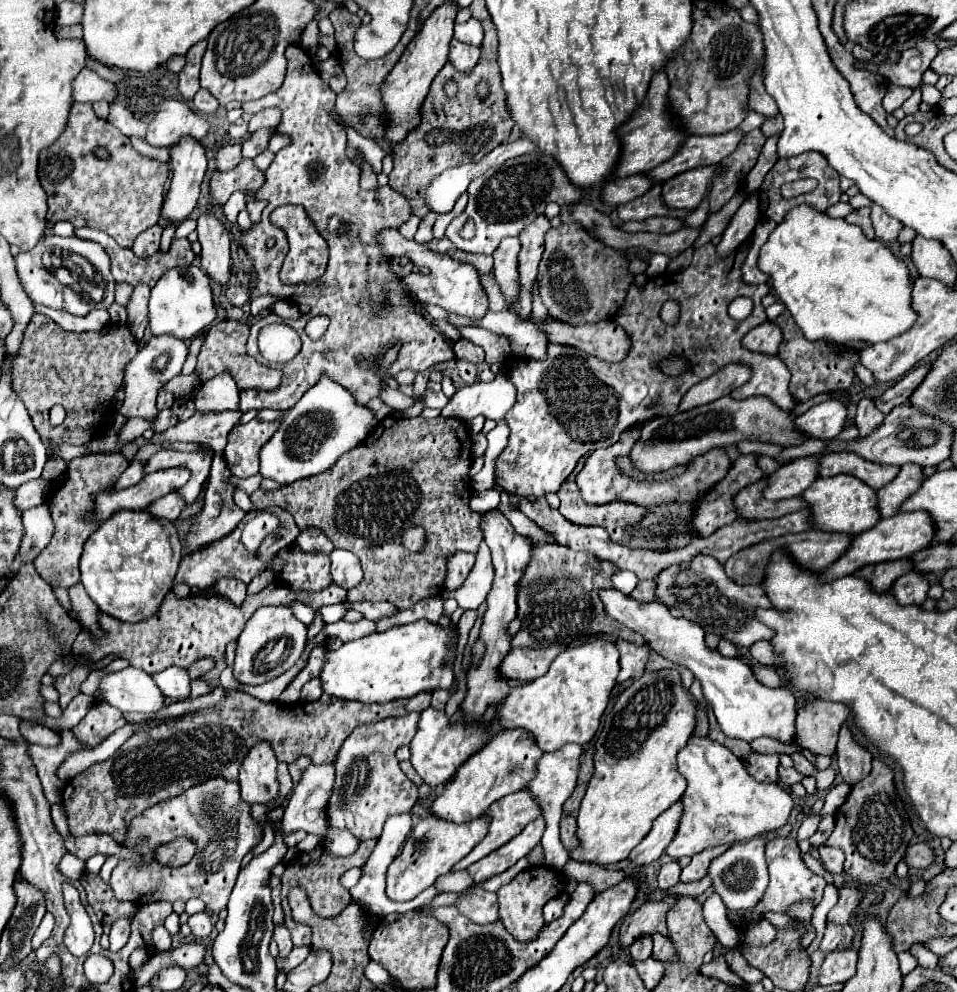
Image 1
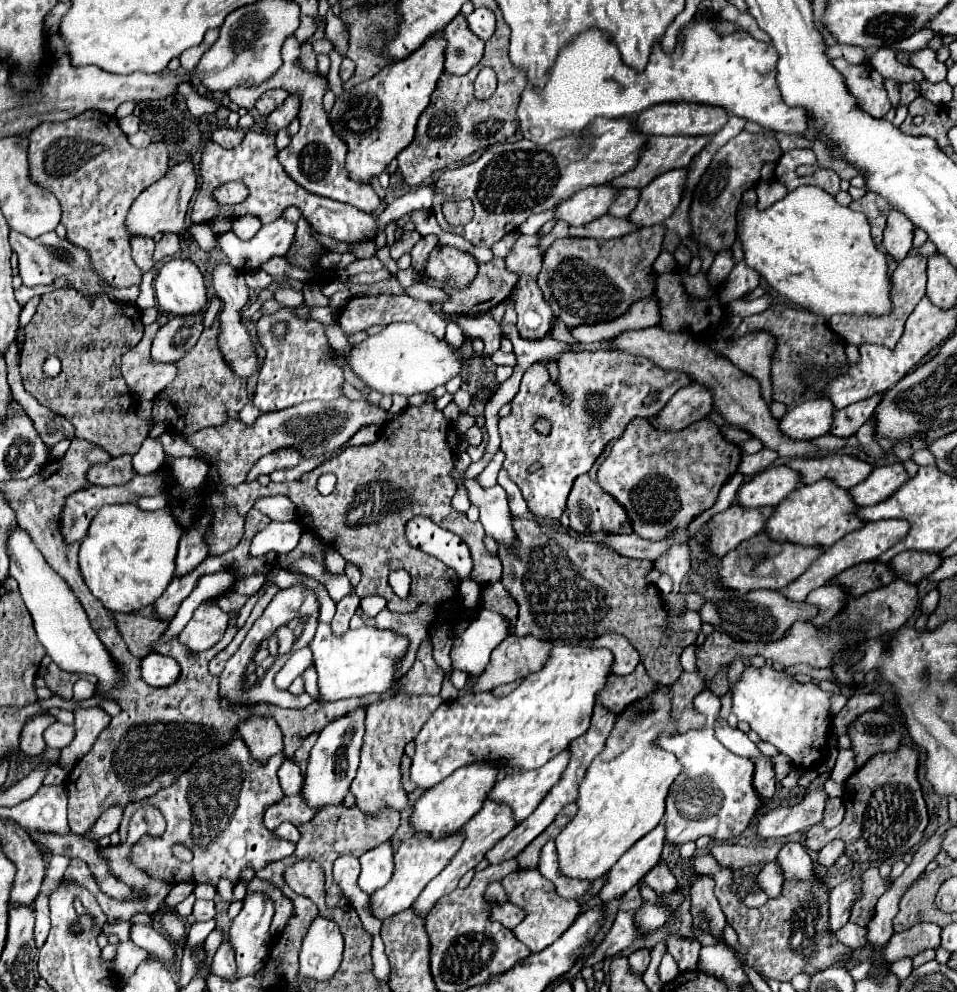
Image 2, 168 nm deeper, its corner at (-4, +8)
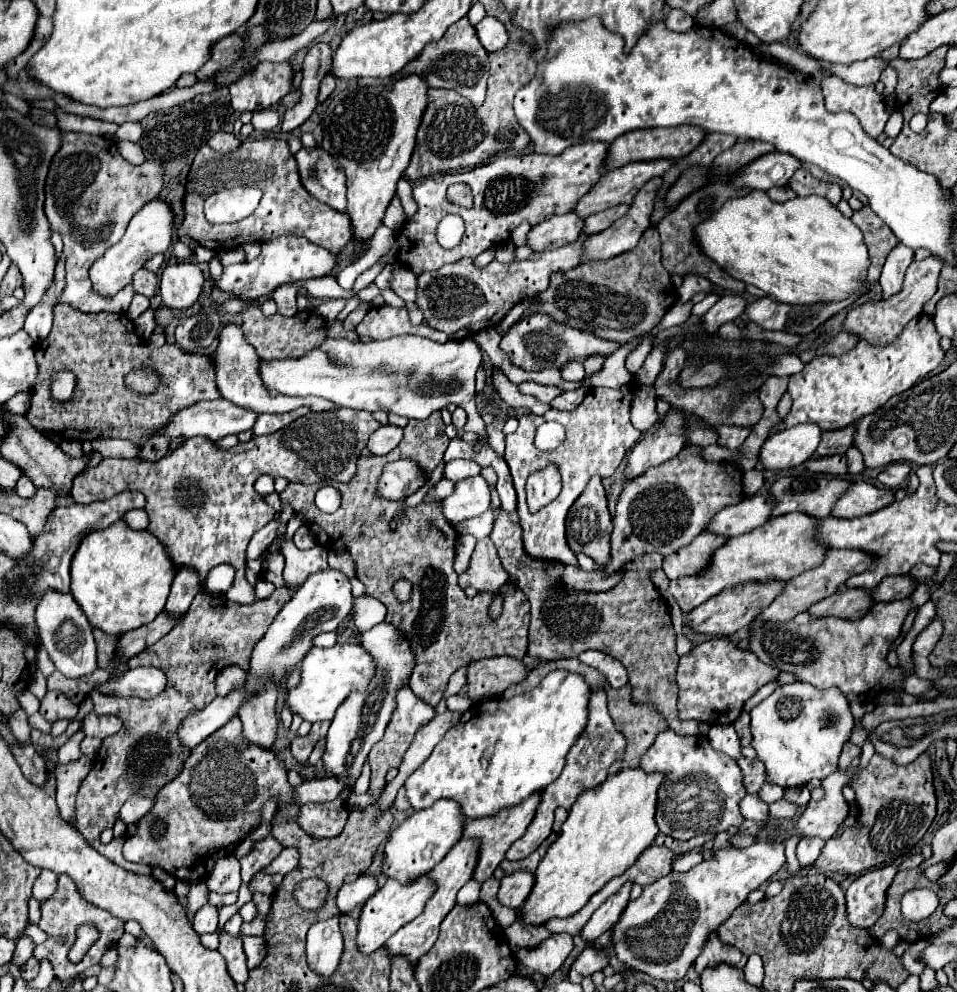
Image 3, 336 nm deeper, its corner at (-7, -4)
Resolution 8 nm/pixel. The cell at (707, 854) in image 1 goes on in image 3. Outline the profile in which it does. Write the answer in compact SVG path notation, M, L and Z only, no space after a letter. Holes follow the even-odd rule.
M713 933L709 937L709 943L705 945L705 951L697 957L695 961L695 971L697 975L703 973L703 969L707 967L717 967L719 963L727 963L731 967L737 967L737 969L743 969L745 963L747 963L747 957L741 955L741 951L737 951L735 947L725 947L717 935Z

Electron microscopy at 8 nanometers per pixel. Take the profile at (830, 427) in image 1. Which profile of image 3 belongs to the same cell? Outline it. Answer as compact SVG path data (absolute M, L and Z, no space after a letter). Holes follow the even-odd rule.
M813 423L797 425L779 433L773 433L761 447L759 461L767 471L781 471L805 463L817 443L821 441L821 429Z

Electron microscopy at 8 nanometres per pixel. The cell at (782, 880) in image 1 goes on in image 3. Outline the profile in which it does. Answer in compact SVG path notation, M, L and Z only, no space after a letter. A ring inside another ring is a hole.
M803 837L797 845L797 859L803 867L813 865L815 859L821 855L821 849L825 845L825 839L819 837Z

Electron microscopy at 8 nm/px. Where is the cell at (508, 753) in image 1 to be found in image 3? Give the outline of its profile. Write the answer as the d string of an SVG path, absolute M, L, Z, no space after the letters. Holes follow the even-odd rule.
M435 803L425 811L415 811L407 817L389 837L383 849L383 867L381 873L397 879L399 883L413 883L421 875L427 875L443 857L445 853L461 839L461 823L457 823L457 807L453 803Z

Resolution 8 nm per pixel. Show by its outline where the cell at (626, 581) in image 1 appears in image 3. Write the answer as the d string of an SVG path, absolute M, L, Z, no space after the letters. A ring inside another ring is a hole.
M789 513L781 517L771 517L765 525L757 527L751 533L741 537L731 537L729 543L715 549L709 559L709 565L701 571L701 575L685 575L673 579L669 583L669 593L679 603L681 611L693 611L707 599L719 595L725 589L745 585L751 581L769 583L769 581L789 581L795 575L801 575L807 569L817 567L817 563L825 557L827 549L823 549L813 539L813 529L817 519L805 513Z

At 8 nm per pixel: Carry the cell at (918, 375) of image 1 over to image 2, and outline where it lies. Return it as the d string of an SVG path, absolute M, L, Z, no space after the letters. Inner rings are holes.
M882 393L880 395L874 395L870 399L862 399L858 403L852 403L850 407L844 407L840 411L834 411L834 425L832 425L832 435L838 435L838 437L850 437L858 431L860 425L864 425L874 409L880 405L882 401Z

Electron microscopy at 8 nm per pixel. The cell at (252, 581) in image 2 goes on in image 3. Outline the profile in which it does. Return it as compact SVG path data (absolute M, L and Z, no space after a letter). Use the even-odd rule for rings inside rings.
M335 407L325 413L309 413L273 435L253 437L231 449L217 449L213 441L193 437L157 463L103 459L99 465L77 475L71 495L77 503L87 505L111 499L121 491L139 489L147 499L147 531L165 545L175 569L195 569L203 585L209 569L229 563L235 567L235 579L225 595L235 603L249 605L255 601L255 593L245 579L245 549L251 537L273 521L273 509L265 501L257 501L257 493L253 491L257 477L287 477L291 483L305 485L349 483L357 471L357 459L367 439L379 427L369 411ZM187 483L191 483L191 487Z

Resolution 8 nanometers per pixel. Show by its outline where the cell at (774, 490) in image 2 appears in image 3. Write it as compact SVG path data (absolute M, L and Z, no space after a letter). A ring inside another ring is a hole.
M751 495L745 497L741 503L721 509L707 525L707 531L713 535L725 535L725 537L737 537L743 533L753 531L755 527L763 525L773 509L773 497L771 495Z

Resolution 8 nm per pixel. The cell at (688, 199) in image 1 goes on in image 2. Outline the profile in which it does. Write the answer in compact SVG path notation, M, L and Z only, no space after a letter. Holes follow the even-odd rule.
M674 169L654 179L648 187L640 191L638 207L634 209L634 215L630 215L628 219L642 227L664 223L680 205L686 179L688 169Z

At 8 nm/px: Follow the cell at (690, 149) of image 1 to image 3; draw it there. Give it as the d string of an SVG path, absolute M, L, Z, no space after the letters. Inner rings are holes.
M655 159L655 161L633 161L625 167L613 169L605 173L603 179L597 181L595 187L587 195L583 195L575 209L579 217L587 217L607 207L615 207L619 203L629 205L637 189L647 183L651 177L661 177L673 165L671 159Z

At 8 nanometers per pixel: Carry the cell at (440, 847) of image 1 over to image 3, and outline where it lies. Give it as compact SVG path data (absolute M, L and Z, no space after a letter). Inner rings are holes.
M427 875L417 879L415 883L409 883L409 885L401 885L395 879L387 879L387 883L381 887L381 891L377 891L361 907L361 913L357 917L357 947L359 947L359 951L363 955L369 955L369 953L377 951L379 947L383 947L385 941L393 933L397 933L403 925L413 921L423 911L425 901L429 899L431 893L433 893L433 883Z

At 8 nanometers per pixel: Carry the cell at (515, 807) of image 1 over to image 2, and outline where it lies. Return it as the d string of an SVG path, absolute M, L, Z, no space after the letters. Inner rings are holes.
M486 801L486 803L482 805L482 809L462 827L462 831L466 833L466 839L464 839L460 851L452 857L452 861L446 865L446 869L444 869L440 875L436 875L434 881L428 883L428 887L420 893L420 897L418 897L416 903L412 905L412 907L418 911L418 915L426 915L432 903L436 903L442 895L448 895L450 891L454 891L454 889L458 887L460 877L462 877L466 871L474 869L474 867L484 859L486 851L490 851L490 849L492 849L502 837L506 837L506 833L510 833L514 827L516 827L516 823L514 823L514 811L512 811L506 803Z

